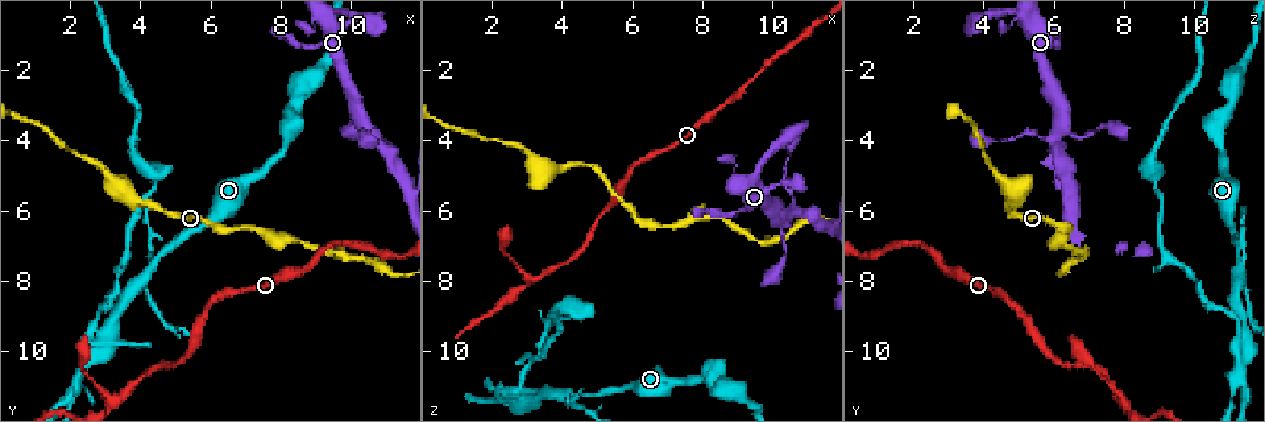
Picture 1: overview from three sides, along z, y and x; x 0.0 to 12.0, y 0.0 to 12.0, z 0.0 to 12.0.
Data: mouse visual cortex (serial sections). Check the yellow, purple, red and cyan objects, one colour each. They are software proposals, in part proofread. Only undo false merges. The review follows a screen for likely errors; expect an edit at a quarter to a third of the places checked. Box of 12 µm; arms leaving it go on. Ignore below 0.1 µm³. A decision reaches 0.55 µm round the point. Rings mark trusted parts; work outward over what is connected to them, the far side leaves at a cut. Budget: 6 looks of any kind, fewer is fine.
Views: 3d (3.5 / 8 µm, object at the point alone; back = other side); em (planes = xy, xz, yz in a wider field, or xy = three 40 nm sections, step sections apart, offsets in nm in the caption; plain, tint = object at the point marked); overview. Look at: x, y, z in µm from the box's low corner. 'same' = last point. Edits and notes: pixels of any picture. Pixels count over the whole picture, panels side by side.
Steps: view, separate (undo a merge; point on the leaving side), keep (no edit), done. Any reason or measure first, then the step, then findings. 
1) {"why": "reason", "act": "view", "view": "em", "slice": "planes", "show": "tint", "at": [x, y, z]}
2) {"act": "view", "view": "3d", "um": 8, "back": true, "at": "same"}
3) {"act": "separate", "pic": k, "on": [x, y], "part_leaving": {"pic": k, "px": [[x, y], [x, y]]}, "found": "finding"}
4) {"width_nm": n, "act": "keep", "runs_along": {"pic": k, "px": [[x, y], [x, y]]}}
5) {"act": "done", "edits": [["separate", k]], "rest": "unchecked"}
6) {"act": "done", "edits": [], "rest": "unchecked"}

{"act": "view", "view": "3d", "um": 3.5, "at": [3.4, 11.3, 7.9]}

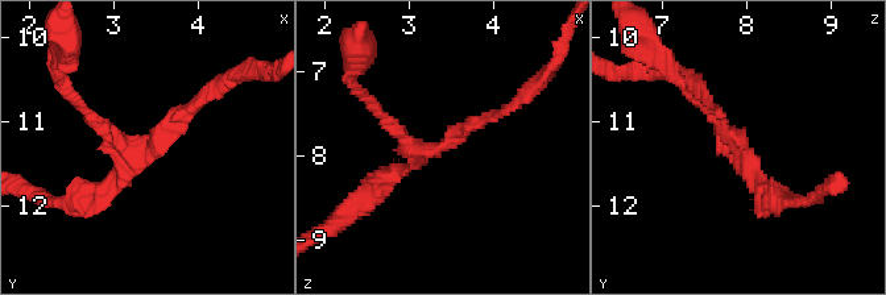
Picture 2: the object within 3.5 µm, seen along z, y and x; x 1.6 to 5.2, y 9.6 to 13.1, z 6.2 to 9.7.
{"arms": 3, "arm_widths_nm": [150, 150, 200], "why": "need the tissue", "act": "view", "view": "em", "slice": "planes", "show": "tint", "at": [3.30, 11.35, 7.95]}

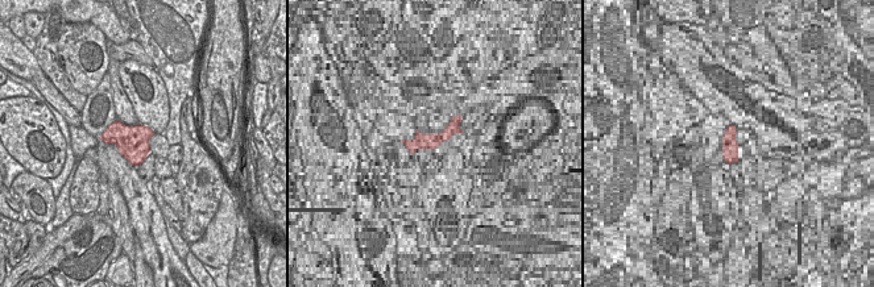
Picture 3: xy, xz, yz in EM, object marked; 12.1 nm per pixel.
{"act": "keep", "found": "continuous, no second cell"}

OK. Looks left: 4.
{"why": "sudden change in width", "act": "view", "view": "3d", "um": 8, "at": [3.0, 4.8, 4.2]}

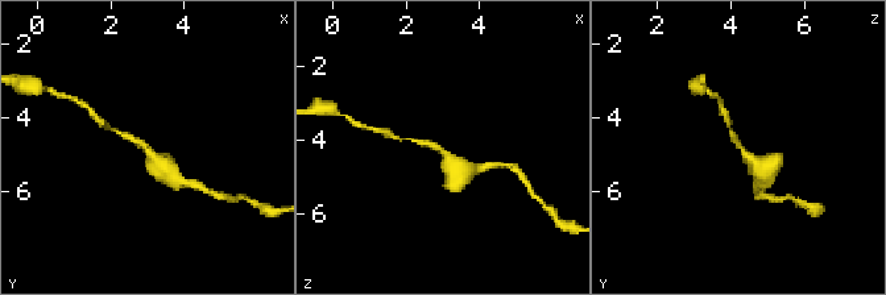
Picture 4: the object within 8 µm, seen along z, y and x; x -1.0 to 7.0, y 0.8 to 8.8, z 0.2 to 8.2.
{"arm_widths_nm": [150, 500], "act": "view", "view": "em", "slice": "xy", "step": 3, "show": "tint", "at": [3.0, 4.9, 4.4]}

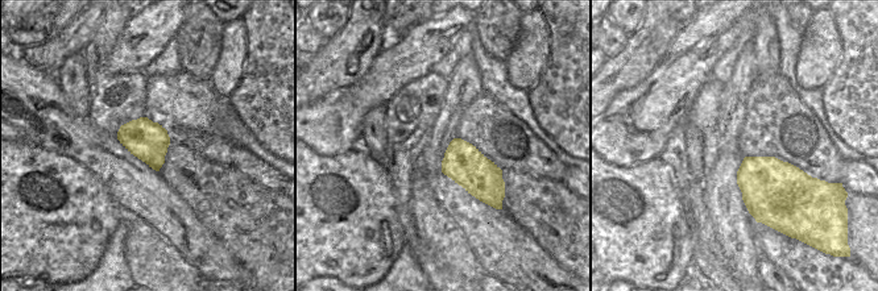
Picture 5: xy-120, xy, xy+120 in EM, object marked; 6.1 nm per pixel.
{"act": "keep", "runs_along": {"pic": 4, "px": [[170, 173], [140, 142], [118, 132]]}, "found": "all the same cell"}

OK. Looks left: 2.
{"why": "three arms meet", "act": "view", "view": "3d", "um": 3.5, "at": [4.1, 7.9, 11.3]}

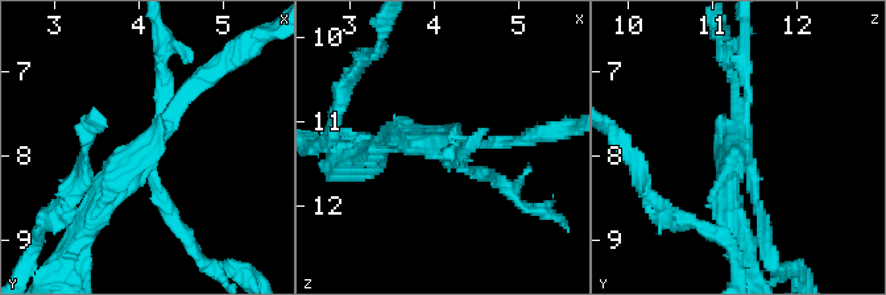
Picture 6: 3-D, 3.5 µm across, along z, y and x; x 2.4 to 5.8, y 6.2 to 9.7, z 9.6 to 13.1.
{"arms": 3, "arm_widths_nm": [150, 150, 300], "act": "view", "view": "em", "slice": "planes", "show": "tint", "at": [4.05, 7.90, 11.25]}

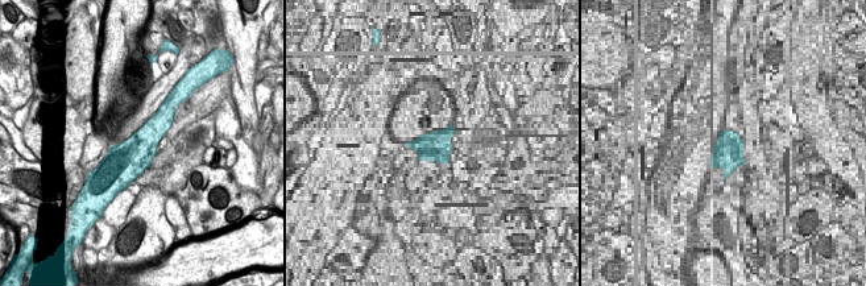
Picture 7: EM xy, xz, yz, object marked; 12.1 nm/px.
{"act": "keep", "runs_along": {"pic": 6, "px": [[201, 82], [119, 175], [91, 220]]}, "found": "continuous, no second cell"}

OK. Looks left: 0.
{"act": "done", "edits": [], "rest": "unchecked"}

